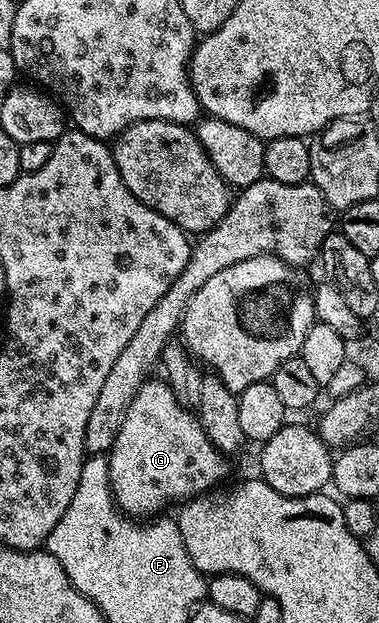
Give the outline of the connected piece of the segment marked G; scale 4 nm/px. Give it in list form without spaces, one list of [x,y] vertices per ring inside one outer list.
[[[150,378],[132,398],[106,465],[114,503],[123,513],[131,518],[154,518],[173,500],[192,500],[221,485],[218,483],[226,476],[226,460],[204,434],[197,415],[176,402],[176,394],[165,379]]]

